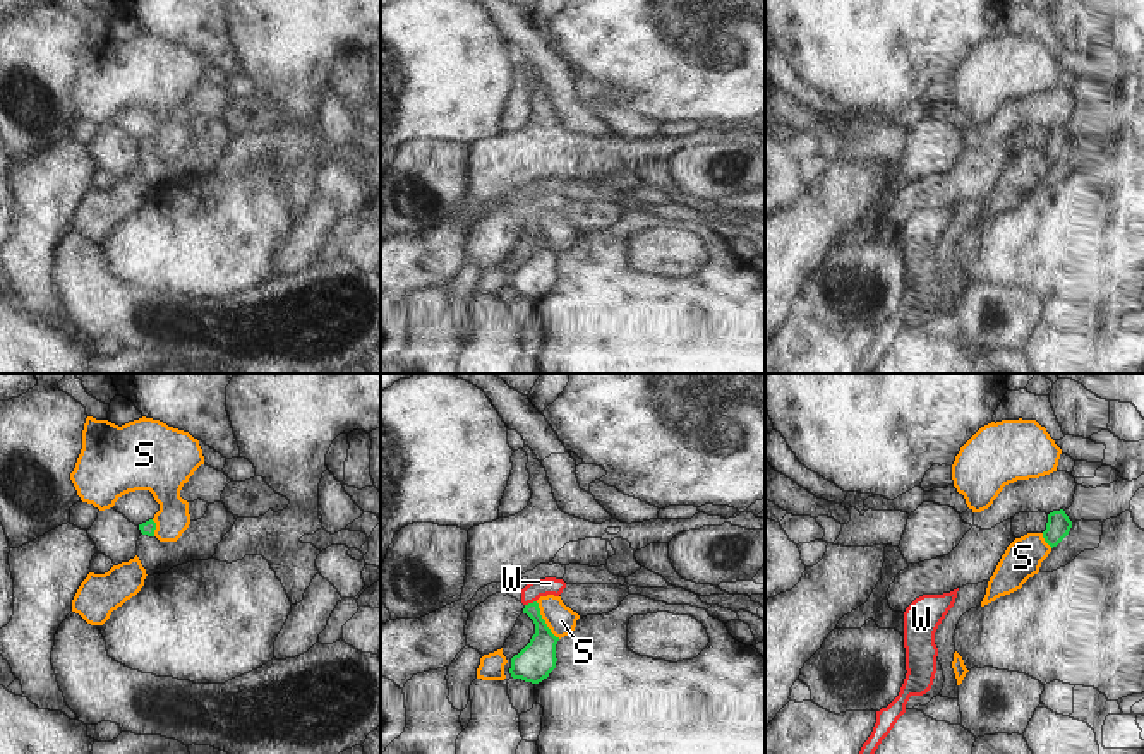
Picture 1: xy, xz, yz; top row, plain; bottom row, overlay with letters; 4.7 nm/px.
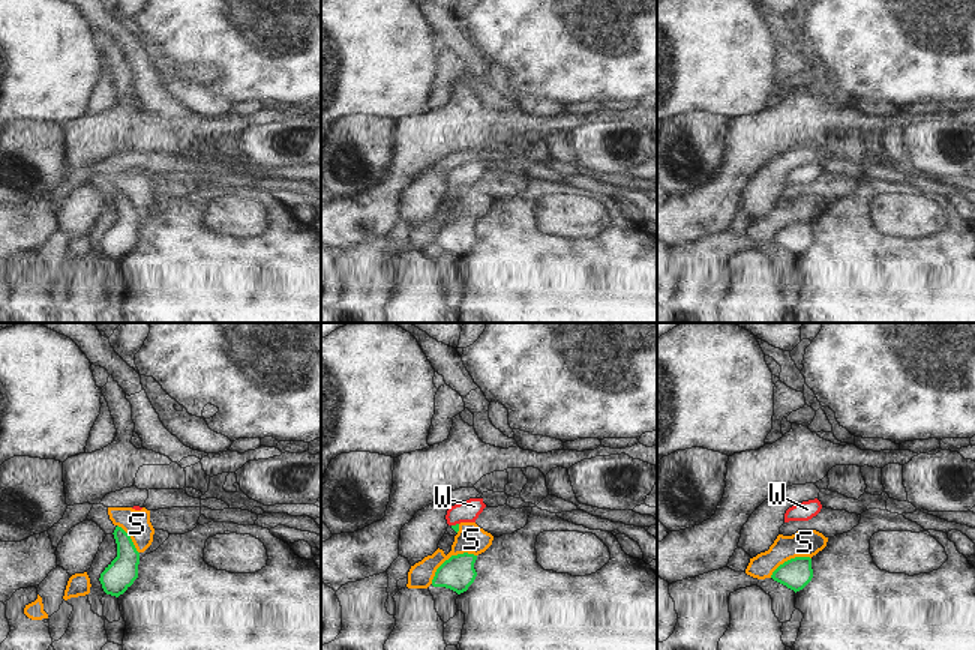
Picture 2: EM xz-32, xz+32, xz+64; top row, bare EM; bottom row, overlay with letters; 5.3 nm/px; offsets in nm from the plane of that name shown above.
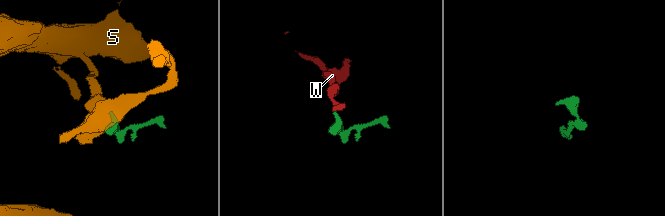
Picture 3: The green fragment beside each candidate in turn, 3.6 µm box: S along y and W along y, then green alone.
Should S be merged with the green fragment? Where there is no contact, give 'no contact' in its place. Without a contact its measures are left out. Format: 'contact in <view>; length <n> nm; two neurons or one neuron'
contact in xz; length 200 nm; two neurons

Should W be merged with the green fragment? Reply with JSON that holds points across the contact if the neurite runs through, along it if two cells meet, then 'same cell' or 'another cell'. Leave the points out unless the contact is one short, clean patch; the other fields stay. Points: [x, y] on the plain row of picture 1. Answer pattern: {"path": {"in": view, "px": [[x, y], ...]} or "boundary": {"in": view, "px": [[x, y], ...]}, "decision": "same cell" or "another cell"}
{"path": {"in": "xz", "px": [[539, 271], [541, 240], [530, 220], [532, 208]]}, "decision": "same cell"}

